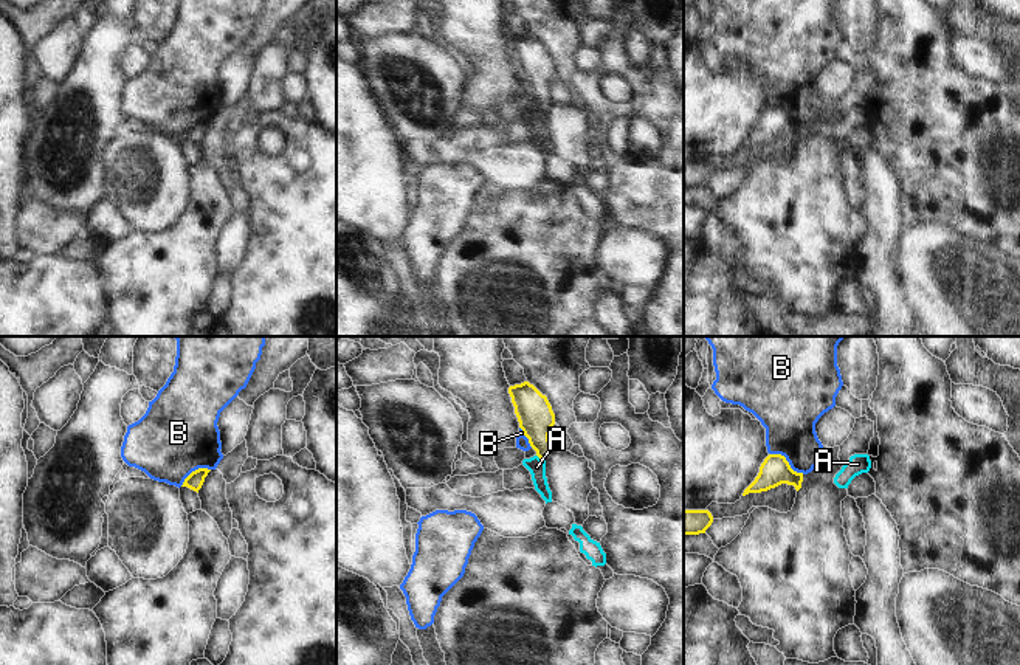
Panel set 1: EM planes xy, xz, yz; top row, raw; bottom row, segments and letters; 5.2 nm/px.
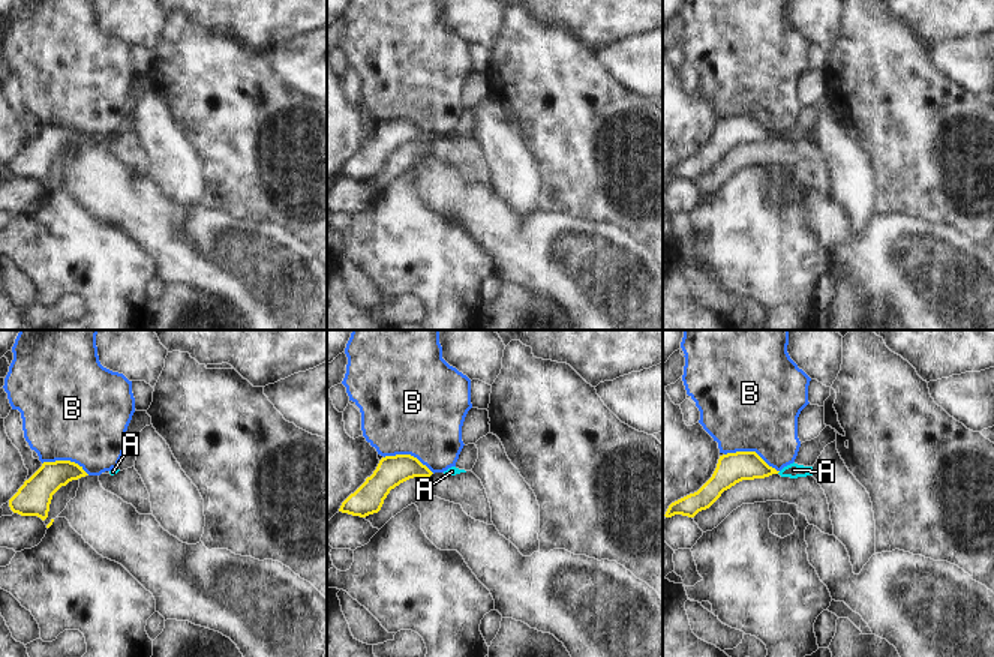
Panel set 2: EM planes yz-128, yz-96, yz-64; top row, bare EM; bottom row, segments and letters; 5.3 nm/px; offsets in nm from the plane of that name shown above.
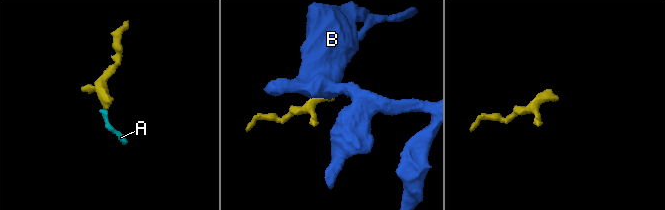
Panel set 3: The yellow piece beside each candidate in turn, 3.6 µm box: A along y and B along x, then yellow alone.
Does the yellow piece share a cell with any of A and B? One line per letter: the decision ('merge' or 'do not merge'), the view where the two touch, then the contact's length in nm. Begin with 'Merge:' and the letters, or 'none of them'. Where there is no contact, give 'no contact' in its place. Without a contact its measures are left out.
Merge: A
A: merge; meets yellow in xz; contact 60 nm long
B: do not merge; meets yellow in yz; contact 220 nm long

